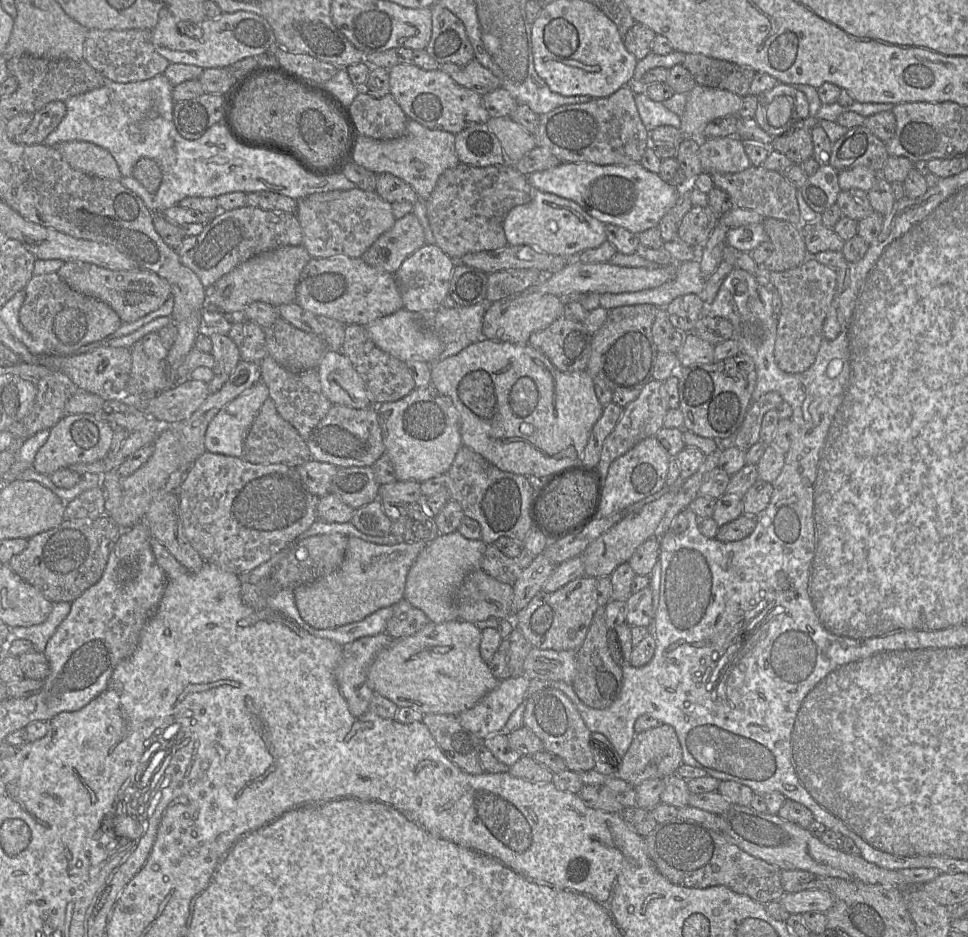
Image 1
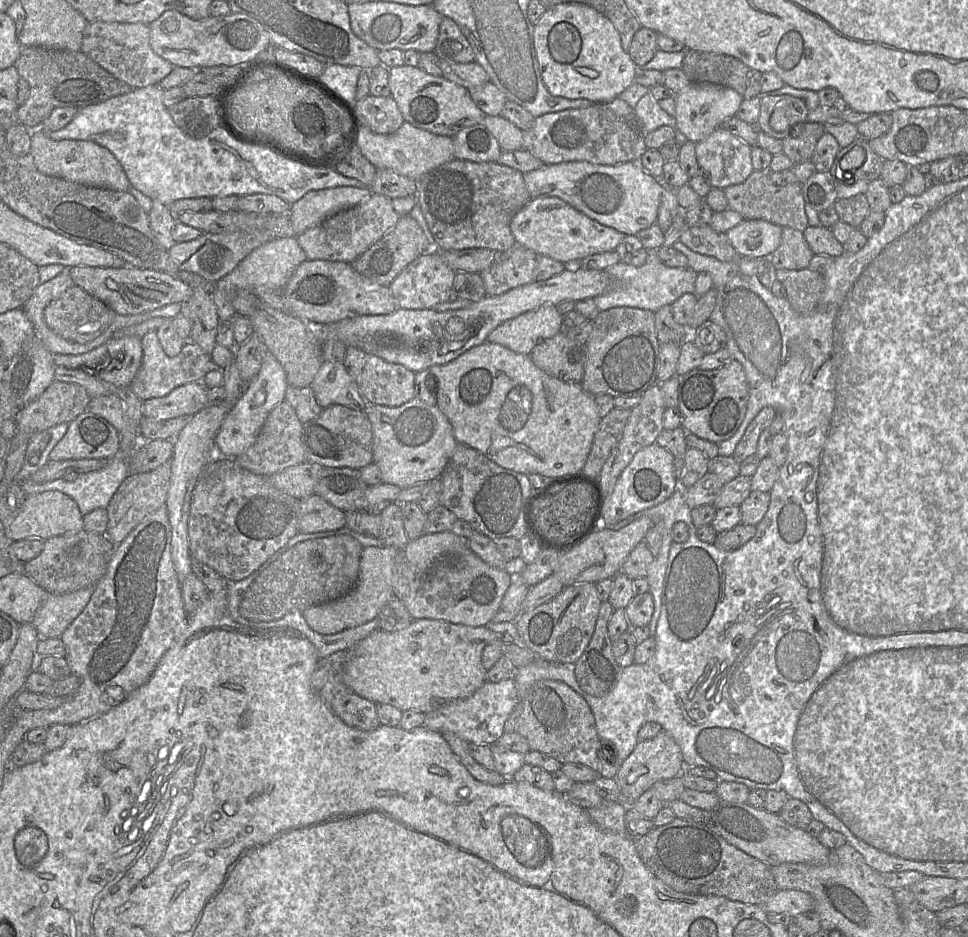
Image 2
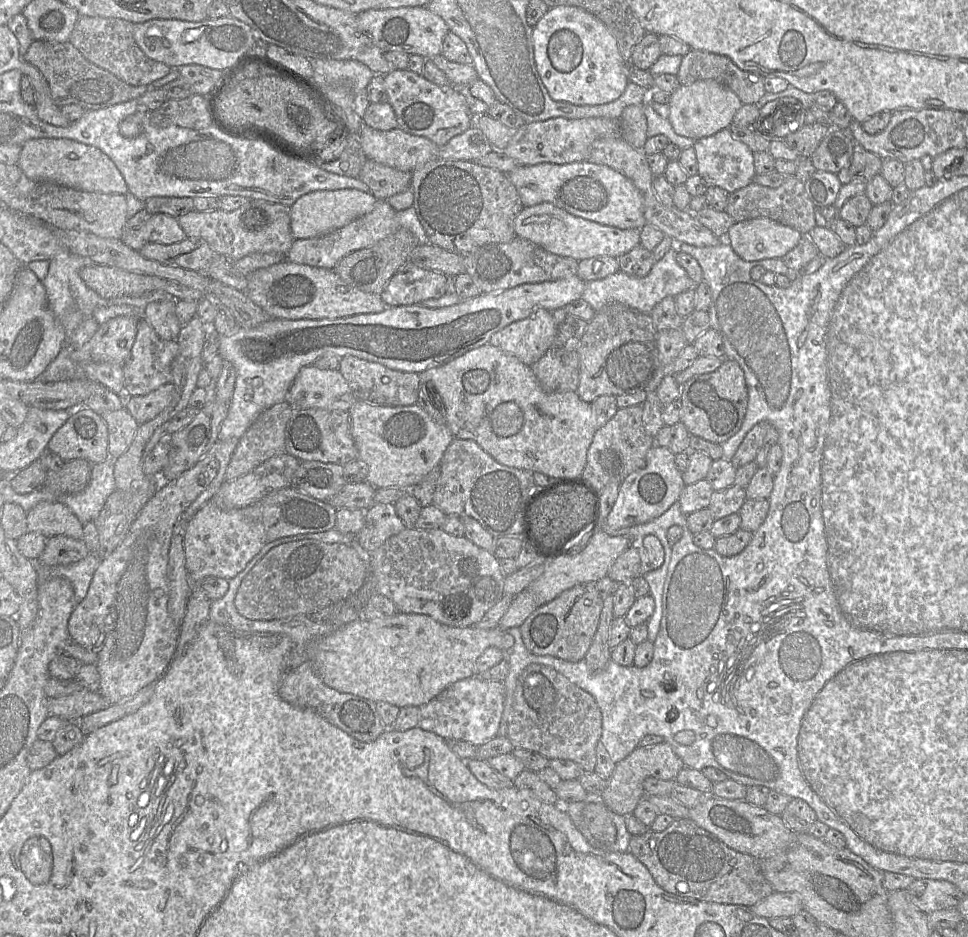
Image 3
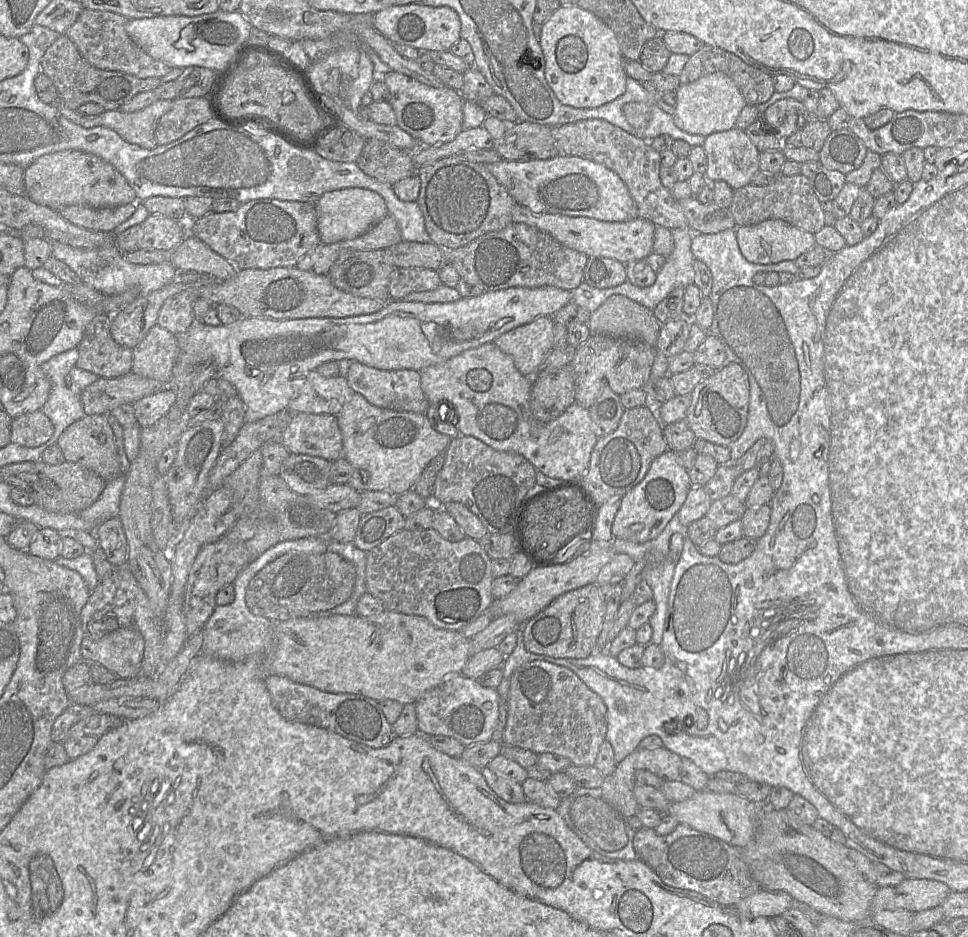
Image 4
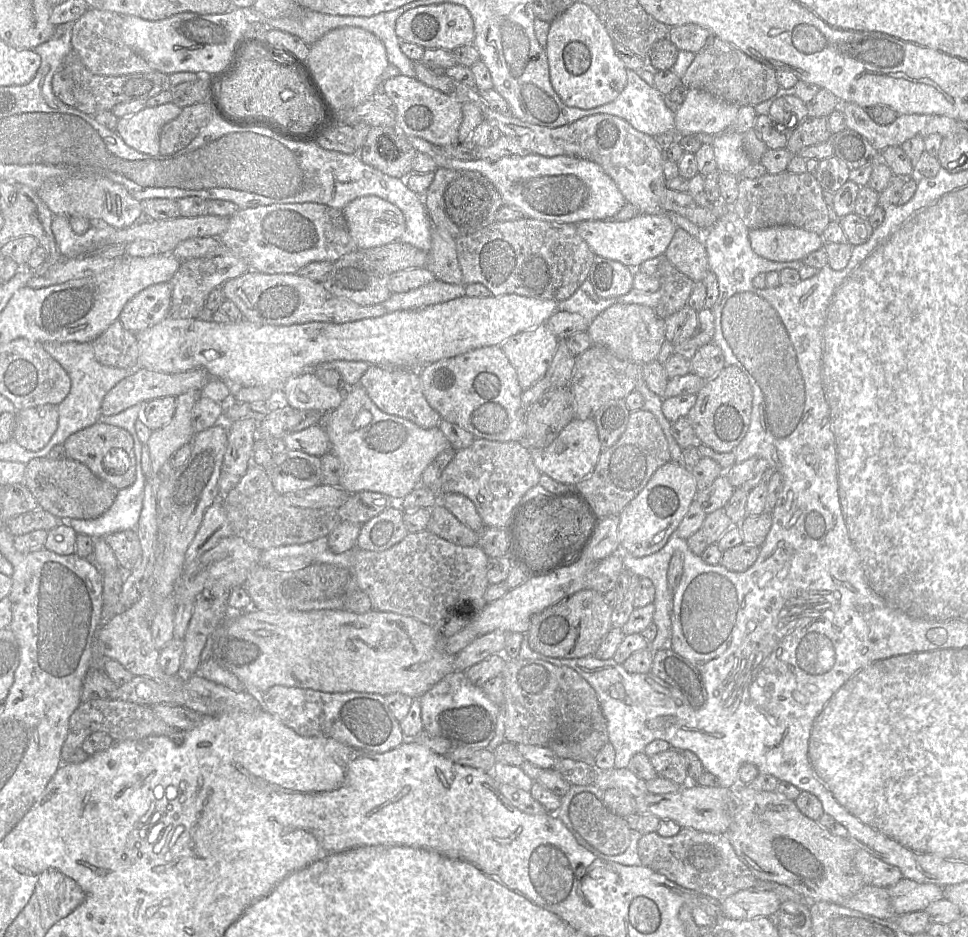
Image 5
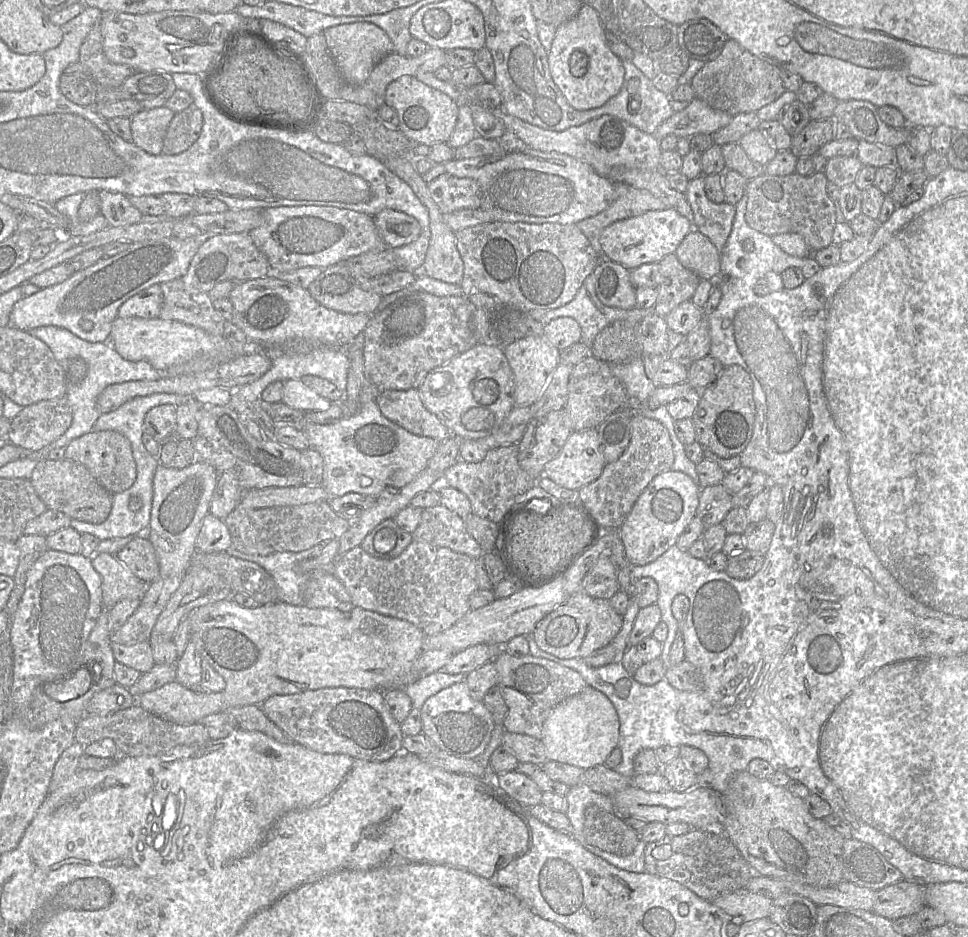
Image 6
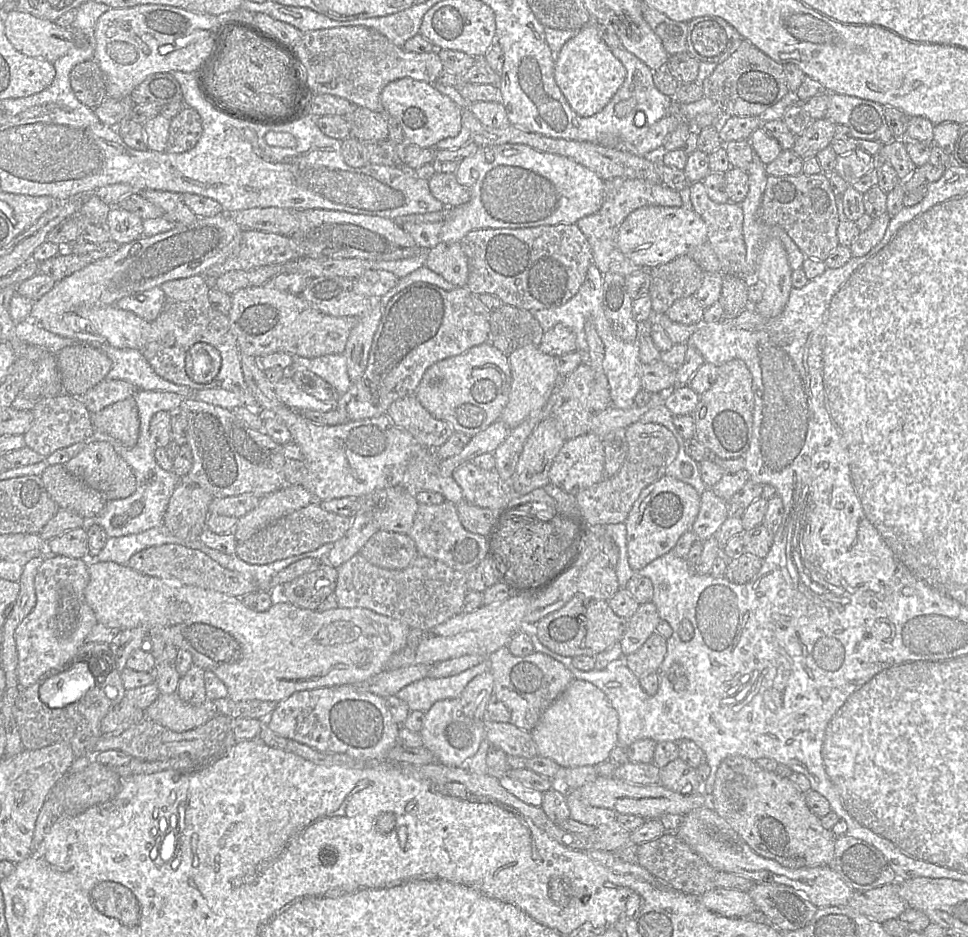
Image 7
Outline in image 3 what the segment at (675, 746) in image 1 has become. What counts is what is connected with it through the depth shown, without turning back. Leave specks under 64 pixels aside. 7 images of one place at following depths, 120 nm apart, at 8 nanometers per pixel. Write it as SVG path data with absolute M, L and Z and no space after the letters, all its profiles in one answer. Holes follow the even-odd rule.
M665 741L646 747L637 747L626 758L616 763L601 797L614 813L622 816L632 815L637 804L645 795L643 781L647 777L673 780L683 767L682 760L673 752L671 745Z

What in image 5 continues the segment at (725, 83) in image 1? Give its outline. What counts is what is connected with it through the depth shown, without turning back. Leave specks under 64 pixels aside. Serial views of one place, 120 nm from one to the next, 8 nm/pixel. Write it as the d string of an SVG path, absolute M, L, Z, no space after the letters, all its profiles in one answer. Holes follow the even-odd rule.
M714 37L708 47L696 53L680 83L688 89L705 91L728 103L753 107L772 98L780 89L774 69L757 62L718 37Z

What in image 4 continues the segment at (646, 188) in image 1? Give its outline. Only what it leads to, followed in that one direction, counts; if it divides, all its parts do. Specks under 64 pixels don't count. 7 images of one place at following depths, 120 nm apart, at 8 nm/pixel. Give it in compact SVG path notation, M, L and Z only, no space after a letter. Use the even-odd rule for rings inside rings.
M556 156L543 160L501 160L486 165L517 204L535 214L584 216L608 222L625 222L638 217L637 208L624 181L614 171L594 161L576 156Z

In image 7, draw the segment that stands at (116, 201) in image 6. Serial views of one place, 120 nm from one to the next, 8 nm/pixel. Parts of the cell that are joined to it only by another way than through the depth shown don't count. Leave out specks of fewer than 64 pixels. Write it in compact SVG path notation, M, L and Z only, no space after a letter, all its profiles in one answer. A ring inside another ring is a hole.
M112 206L106 219L106 228L120 245L132 242L143 236L143 220L135 213Z

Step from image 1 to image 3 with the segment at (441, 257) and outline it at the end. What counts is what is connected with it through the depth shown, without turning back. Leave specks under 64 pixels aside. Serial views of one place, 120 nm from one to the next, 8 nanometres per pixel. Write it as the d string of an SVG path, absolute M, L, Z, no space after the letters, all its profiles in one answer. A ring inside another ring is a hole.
M407 263L389 280L381 294L389 307L418 305L446 294L447 276Z

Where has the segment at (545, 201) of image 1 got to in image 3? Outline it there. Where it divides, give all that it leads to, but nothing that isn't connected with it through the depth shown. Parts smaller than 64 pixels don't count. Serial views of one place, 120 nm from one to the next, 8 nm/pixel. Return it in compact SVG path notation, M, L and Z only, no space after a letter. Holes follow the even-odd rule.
M548 202L524 207L515 219L515 234L553 254L577 261L595 256L619 258L640 244L640 229L620 229L602 225L574 216Z

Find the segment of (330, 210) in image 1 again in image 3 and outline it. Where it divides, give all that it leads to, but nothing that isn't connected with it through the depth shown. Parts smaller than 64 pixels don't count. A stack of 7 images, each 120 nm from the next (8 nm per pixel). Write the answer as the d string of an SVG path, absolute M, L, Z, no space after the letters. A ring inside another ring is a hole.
M378 200L370 213L357 218L342 228L314 238L295 239L286 255L286 260L297 264L333 270L338 262L350 253L373 246L395 233L400 228L396 213L396 210L387 200Z

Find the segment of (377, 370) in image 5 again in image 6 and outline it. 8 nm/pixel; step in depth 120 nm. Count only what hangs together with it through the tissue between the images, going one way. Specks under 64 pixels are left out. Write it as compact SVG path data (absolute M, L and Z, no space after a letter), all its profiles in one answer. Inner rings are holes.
M418 389L386 390L375 401L386 418L412 434L438 442L452 435L437 416L425 408Z

